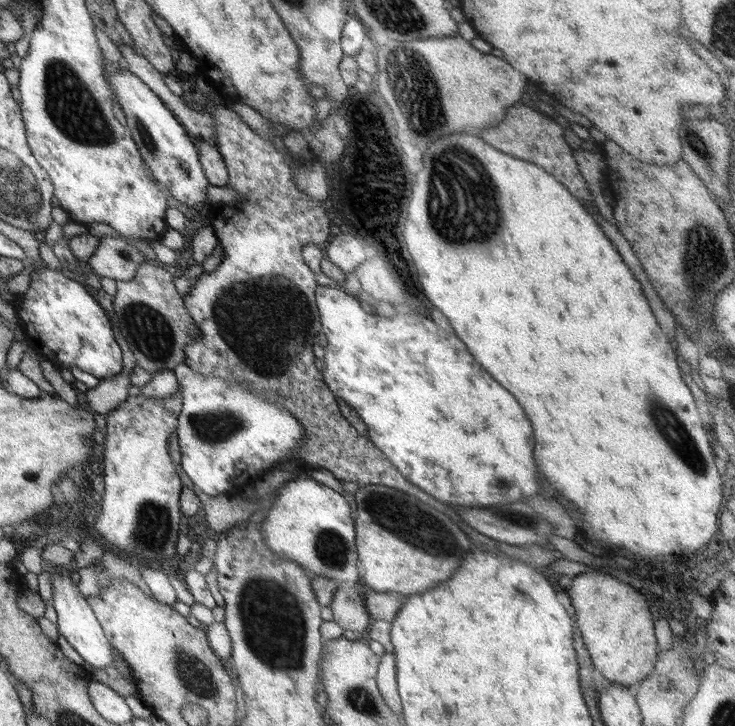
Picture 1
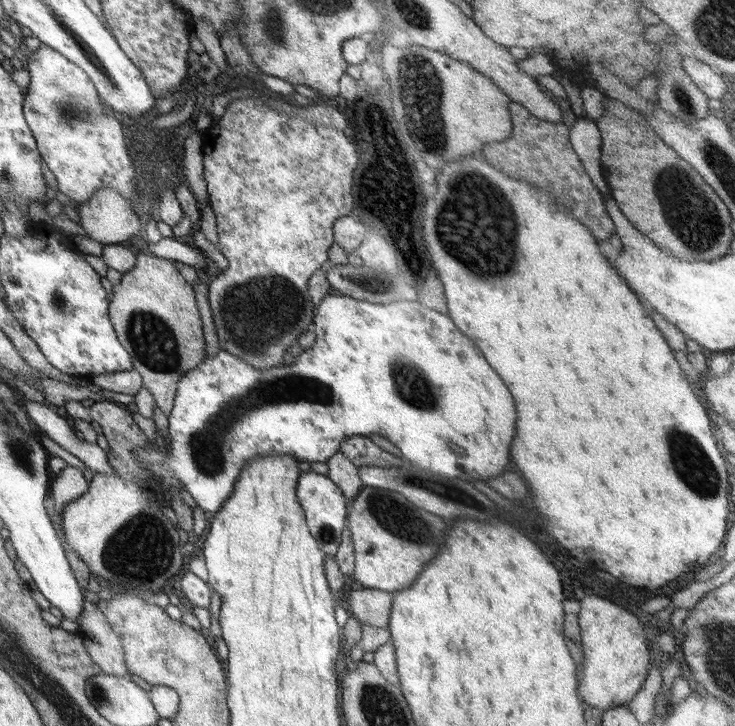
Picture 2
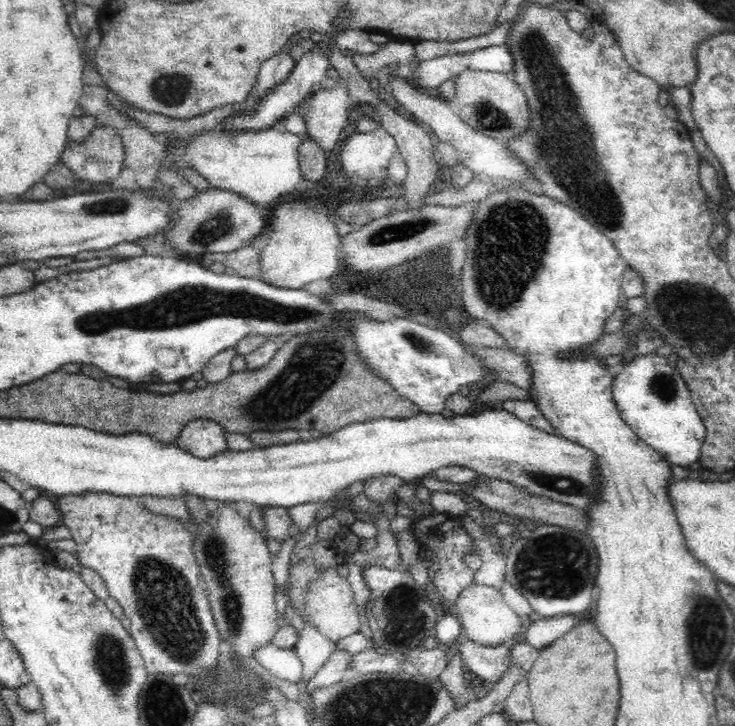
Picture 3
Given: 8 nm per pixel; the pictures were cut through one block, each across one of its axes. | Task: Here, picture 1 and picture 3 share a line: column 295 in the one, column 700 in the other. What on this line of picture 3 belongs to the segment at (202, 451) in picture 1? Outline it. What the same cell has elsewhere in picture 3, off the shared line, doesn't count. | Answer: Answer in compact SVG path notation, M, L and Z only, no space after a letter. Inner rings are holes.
M659 353L636 355L612 380L613 399L621 419L634 434L662 458L688 467L699 460L705 428L684 377Z

